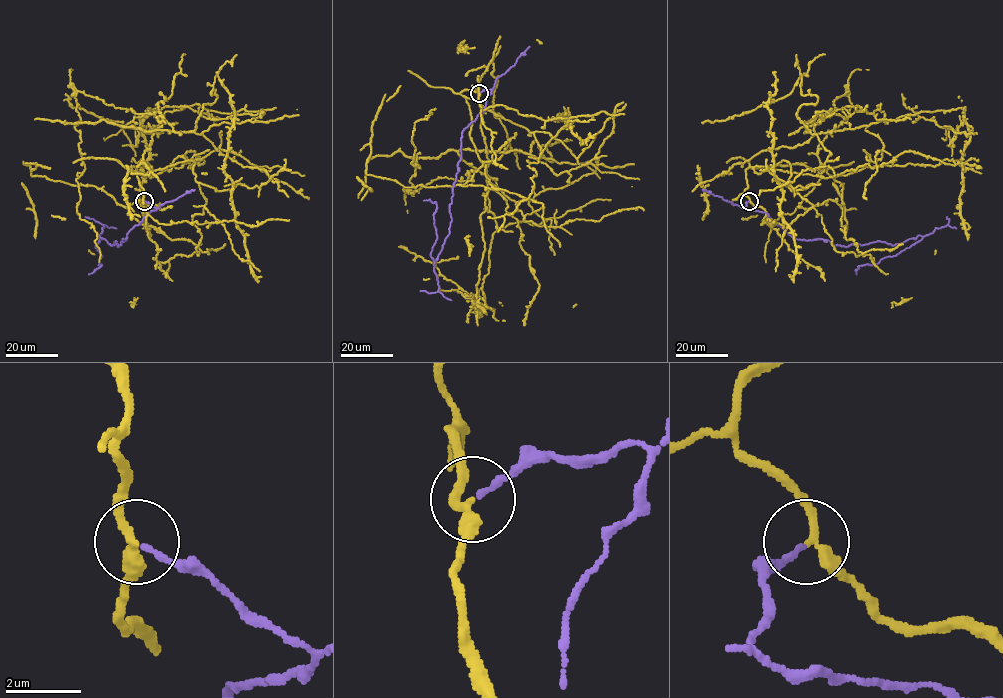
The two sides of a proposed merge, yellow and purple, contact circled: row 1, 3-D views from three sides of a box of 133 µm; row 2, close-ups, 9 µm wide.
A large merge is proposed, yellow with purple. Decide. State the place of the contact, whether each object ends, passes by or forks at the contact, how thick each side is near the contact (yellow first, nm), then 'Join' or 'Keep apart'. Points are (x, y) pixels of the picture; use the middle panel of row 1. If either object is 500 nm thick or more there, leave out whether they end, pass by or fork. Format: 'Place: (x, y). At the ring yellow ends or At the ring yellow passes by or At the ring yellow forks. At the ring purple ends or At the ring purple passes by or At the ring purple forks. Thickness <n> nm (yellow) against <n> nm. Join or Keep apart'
Place: (479, 93). At the ring yellow passes by. At the ring purple ends. Thickness 240 nm (yellow) against 150 nm. Keep apart

